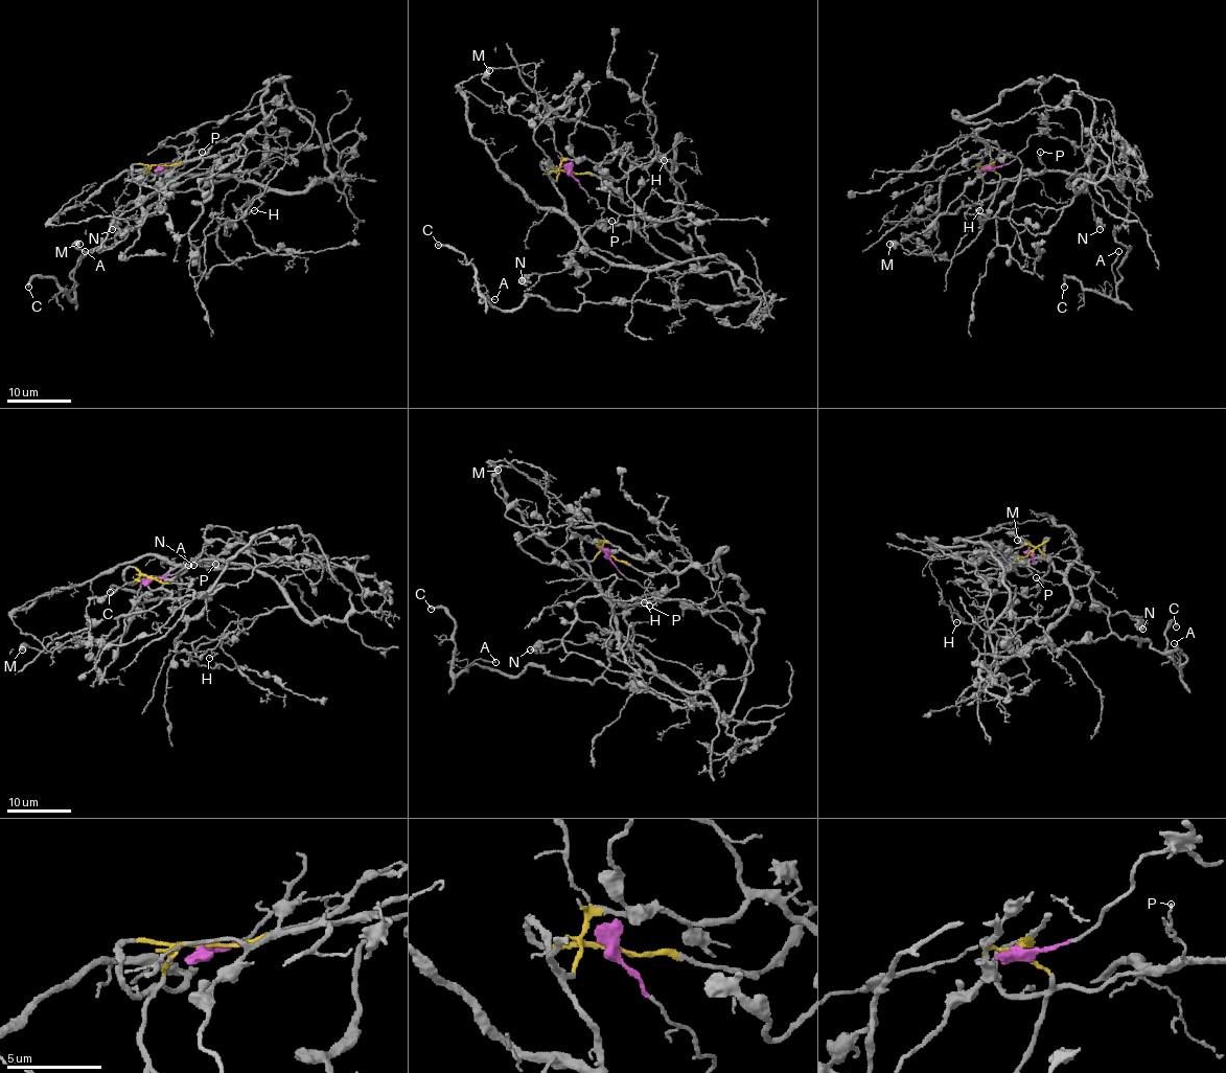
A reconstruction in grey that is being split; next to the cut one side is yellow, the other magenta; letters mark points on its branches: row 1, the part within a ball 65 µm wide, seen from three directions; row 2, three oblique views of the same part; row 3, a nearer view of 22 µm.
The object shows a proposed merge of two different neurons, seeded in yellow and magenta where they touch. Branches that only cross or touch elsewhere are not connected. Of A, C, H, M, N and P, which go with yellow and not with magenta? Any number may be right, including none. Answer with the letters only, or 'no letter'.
H, M, P

